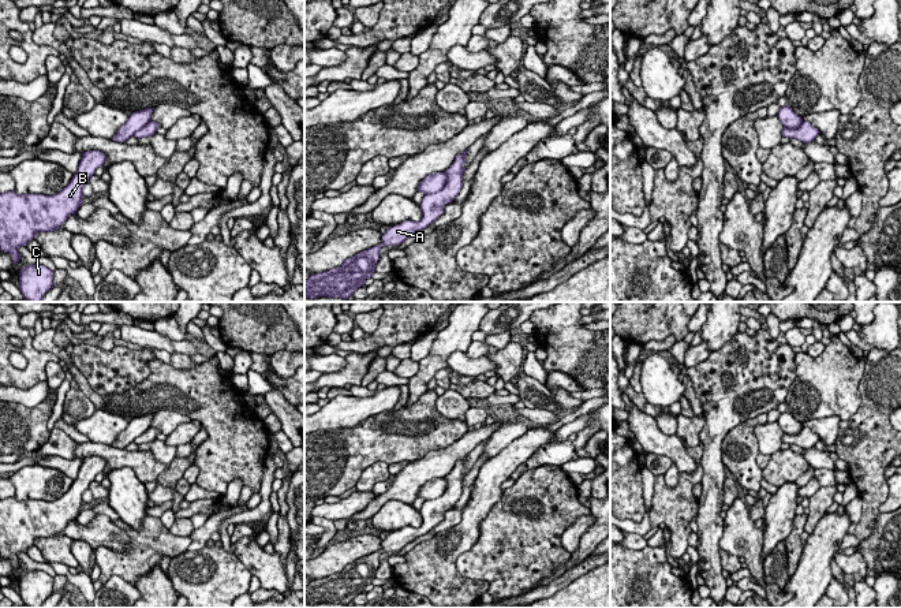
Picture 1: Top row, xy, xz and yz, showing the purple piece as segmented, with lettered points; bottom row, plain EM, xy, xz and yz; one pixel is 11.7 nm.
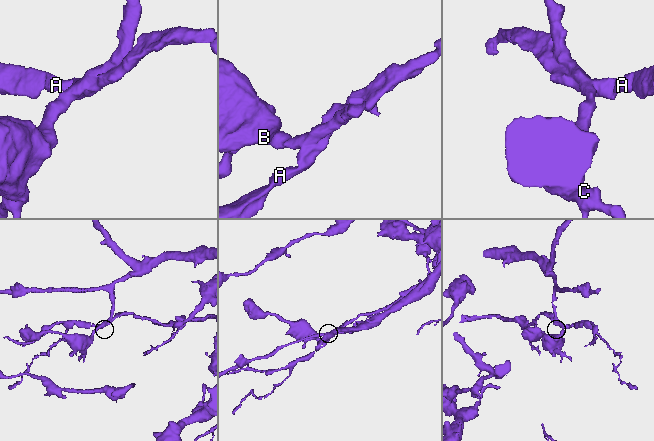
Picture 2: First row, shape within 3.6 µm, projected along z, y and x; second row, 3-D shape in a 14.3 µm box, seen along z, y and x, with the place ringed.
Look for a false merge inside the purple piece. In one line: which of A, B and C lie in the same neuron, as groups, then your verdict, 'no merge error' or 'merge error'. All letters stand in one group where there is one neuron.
A / B C | merge error

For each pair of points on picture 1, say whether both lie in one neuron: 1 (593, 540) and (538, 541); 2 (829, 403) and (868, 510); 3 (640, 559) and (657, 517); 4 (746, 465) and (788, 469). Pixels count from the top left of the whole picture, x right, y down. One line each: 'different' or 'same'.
1: different
2: different
3: different
4: different

